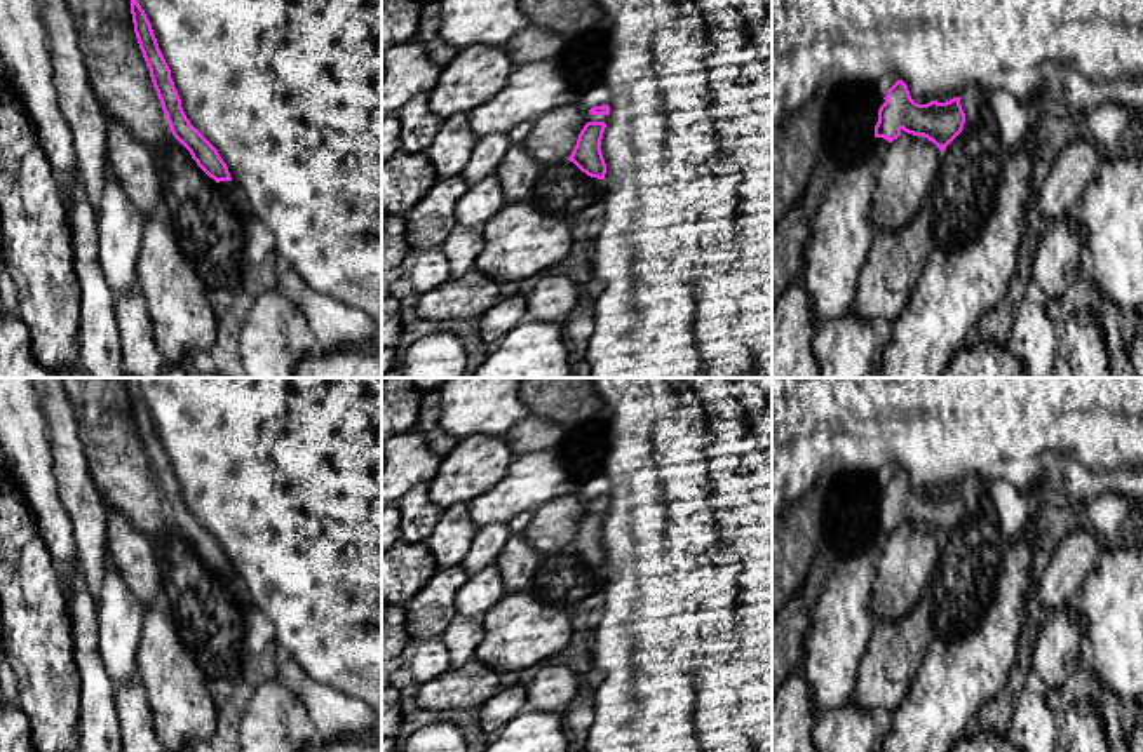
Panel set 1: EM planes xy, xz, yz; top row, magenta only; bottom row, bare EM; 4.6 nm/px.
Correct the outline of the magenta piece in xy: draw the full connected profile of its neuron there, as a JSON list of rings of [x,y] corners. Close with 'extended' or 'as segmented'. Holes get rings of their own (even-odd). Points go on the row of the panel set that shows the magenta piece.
[[[131,0],[131,14],[139,49],[150,70],[153,87],[160,99],[172,136],[190,151],[197,165],[218,185],[221,185],[228,195],[233,197],[235,204],[242,211],[244,225],[247,228],[253,214],[246,207],[242,193],[230,178],[228,167],[220,157],[218,150],[186,118],[181,108],[181,99],[171,78],[171,70],[159,49],[152,24],[138,0]]]; extended

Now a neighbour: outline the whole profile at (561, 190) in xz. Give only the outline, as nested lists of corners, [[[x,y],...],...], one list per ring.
[[[565,160],[540,171],[530,202],[545,216],[570,221],[603,195],[605,179],[591,178],[573,162]]]

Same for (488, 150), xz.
[[[491,134],[479,138],[460,176],[469,186],[472,186],[483,178],[495,174],[502,158],[512,146],[514,144],[507,134]]]

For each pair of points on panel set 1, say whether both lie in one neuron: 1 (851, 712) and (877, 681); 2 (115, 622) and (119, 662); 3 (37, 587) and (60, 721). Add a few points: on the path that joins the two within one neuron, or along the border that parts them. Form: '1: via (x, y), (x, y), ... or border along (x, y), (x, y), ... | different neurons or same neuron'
1: border along (851, 698), (882, 719) | different neurons
2: via (119, 632), (119, 651) | same neuron
3: via (40, 620), (40, 653), (49, 688) | same neuron

